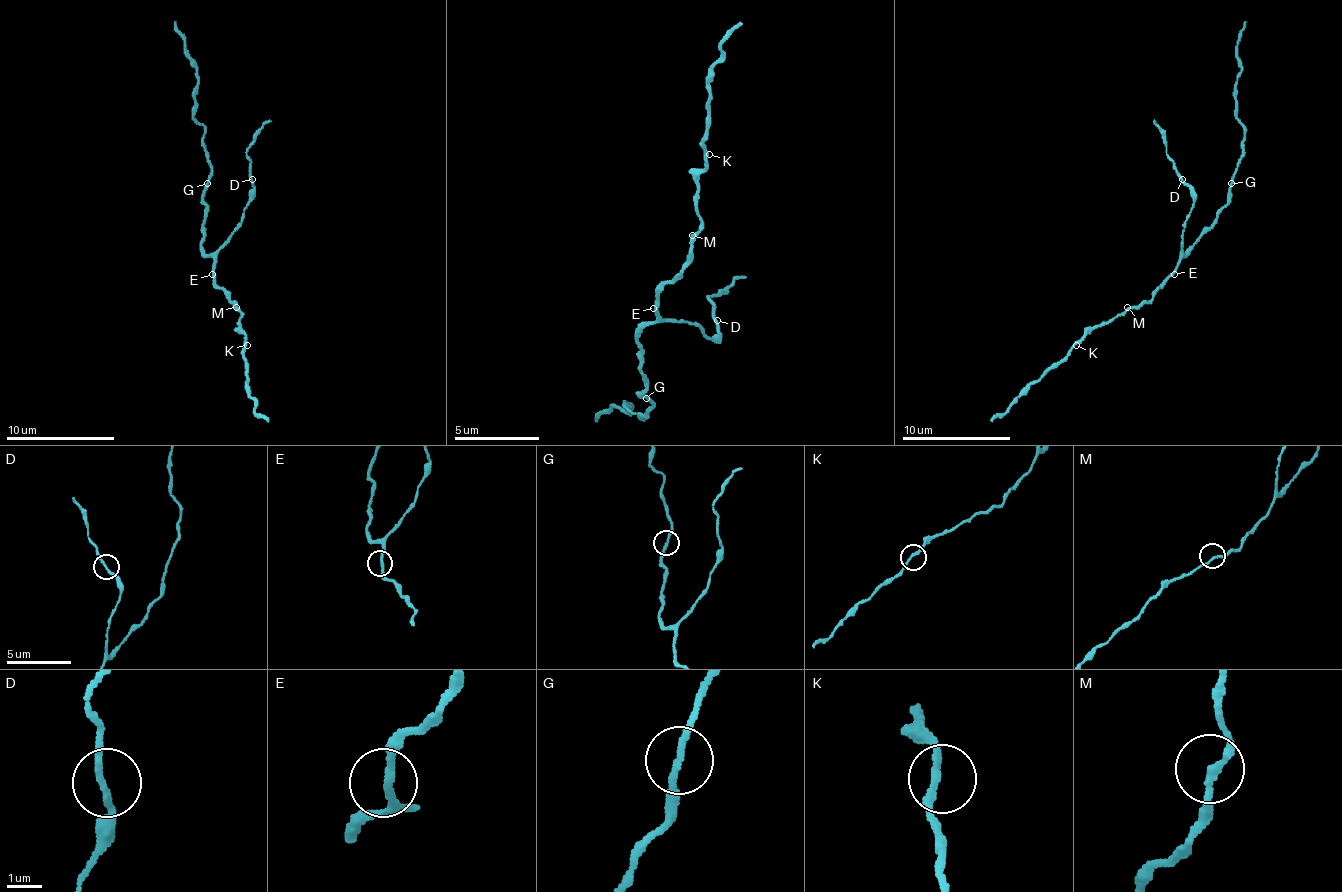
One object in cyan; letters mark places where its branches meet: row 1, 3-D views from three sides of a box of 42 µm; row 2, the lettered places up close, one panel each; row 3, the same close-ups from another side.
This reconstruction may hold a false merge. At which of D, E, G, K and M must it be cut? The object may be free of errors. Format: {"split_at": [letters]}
{"split_at": []}

